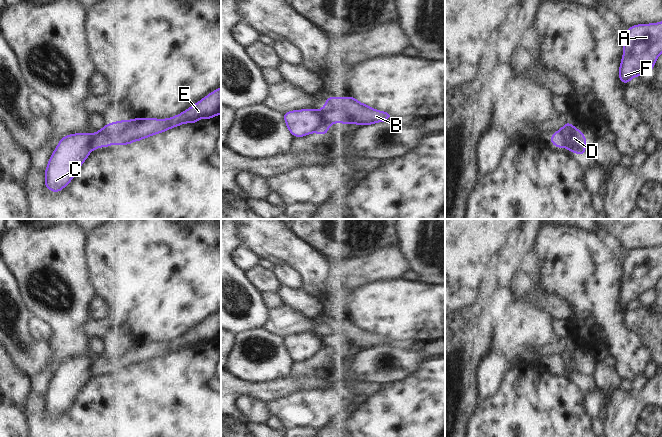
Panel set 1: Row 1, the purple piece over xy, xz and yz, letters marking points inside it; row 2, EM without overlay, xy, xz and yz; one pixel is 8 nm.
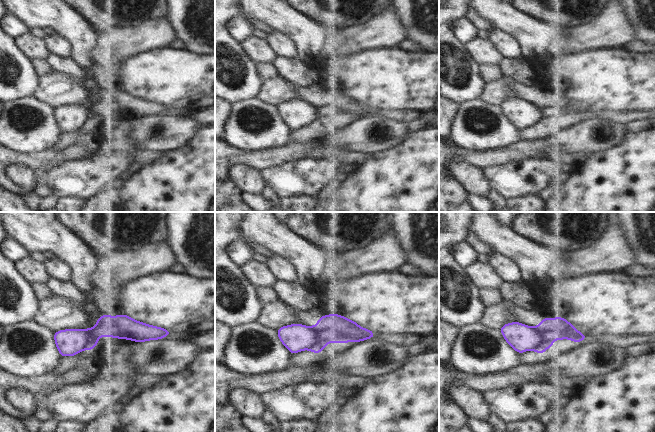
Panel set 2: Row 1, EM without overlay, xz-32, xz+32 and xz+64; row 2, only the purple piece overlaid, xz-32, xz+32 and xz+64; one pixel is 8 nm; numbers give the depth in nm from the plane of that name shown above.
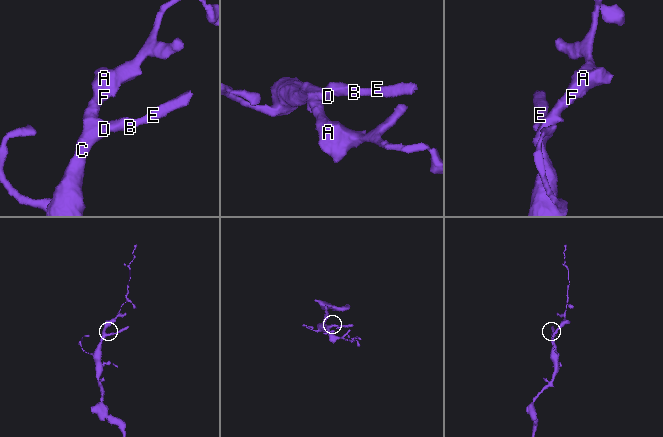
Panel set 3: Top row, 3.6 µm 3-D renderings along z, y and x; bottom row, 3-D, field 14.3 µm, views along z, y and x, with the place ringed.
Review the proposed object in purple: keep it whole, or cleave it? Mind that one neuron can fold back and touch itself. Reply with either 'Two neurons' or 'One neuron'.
Two neurons

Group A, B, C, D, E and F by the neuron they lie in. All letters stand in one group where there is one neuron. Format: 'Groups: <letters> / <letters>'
Groups: A C D F / B E

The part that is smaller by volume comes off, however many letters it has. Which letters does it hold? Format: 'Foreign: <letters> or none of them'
Foreign: B, E

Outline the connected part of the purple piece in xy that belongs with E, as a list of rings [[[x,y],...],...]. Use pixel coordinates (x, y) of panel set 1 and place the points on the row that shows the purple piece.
[[[221,87],[174,117],[135,118],[109,123],[101,129],[99,147],[109,147],[111,144],[128,145],[181,124],[197,123],[202,118],[211,119],[219,114],[221,114]]]

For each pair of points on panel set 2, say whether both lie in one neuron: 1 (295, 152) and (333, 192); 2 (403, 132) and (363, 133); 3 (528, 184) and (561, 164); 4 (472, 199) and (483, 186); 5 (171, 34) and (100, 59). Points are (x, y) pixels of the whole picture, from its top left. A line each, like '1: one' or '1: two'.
1: two
2: one
3: one
4: two
5: one

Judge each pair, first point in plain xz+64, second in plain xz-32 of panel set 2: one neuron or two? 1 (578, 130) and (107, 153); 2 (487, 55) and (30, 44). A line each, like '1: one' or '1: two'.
1: two
2: one

